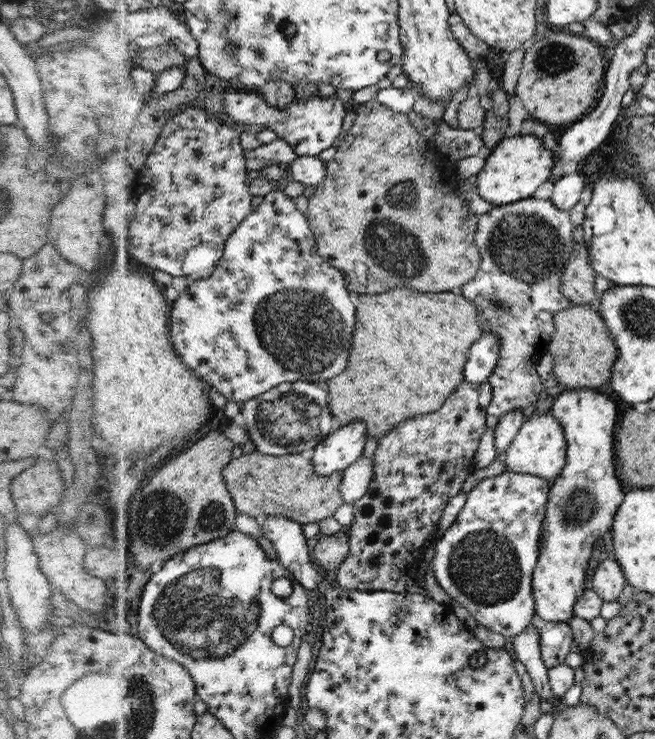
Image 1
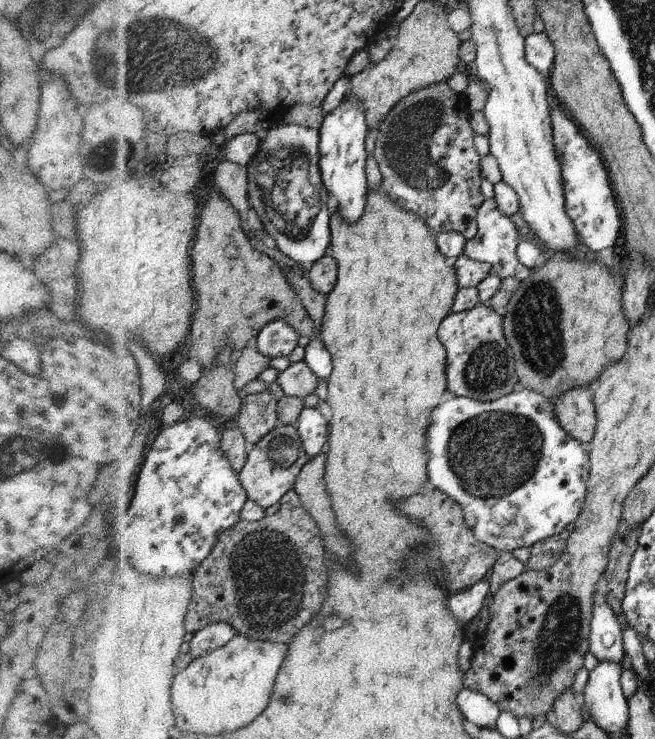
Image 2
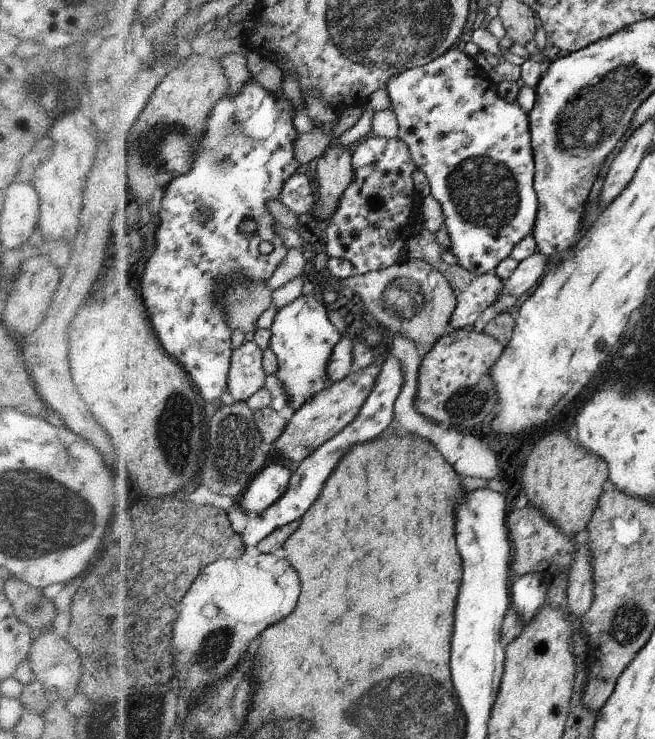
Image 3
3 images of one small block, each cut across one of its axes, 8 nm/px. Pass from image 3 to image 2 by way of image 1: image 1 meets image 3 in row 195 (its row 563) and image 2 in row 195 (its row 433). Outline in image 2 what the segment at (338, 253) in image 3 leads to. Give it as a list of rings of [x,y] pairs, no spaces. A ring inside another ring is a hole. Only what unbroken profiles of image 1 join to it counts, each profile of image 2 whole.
[[[442,81],[412,92],[404,100],[400,100],[378,125],[379,133],[372,143],[373,157],[382,175],[381,191],[396,206],[400,206],[406,212],[418,214],[435,237],[443,232],[458,232],[463,234],[466,240],[470,240],[478,231],[476,217],[479,207],[485,201],[484,194],[480,192],[480,155],[476,152],[472,130],[454,130],[460,128],[460,120],[466,122],[466,116],[470,116],[470,112],[462,94],[454,94],[446,86],[446,81]]]

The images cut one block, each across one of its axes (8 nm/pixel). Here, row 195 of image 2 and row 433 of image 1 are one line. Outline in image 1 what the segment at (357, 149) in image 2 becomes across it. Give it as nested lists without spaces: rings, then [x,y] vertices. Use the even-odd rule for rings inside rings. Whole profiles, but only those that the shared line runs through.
[[[364,422],[338,425],[337,429],[315,449],[313,460],[316,471],[324,476],[345,472],[364,456],[364,444],[366,444]]]

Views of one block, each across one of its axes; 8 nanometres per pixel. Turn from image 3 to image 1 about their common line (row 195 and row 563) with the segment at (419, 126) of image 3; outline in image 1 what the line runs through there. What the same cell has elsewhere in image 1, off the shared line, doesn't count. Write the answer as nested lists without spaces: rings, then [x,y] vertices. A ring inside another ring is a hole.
[[[510,470],[484,478],[467,494],[464,507],[454,523],[436,539],[431,568],[440,588],[466,608],[479,624],[505,638],[522,634],[528,625],[537,621],[531,583],[534,581],[535,566],[539,562],[539,546],[542,544],[551,483],[538,475]]]

